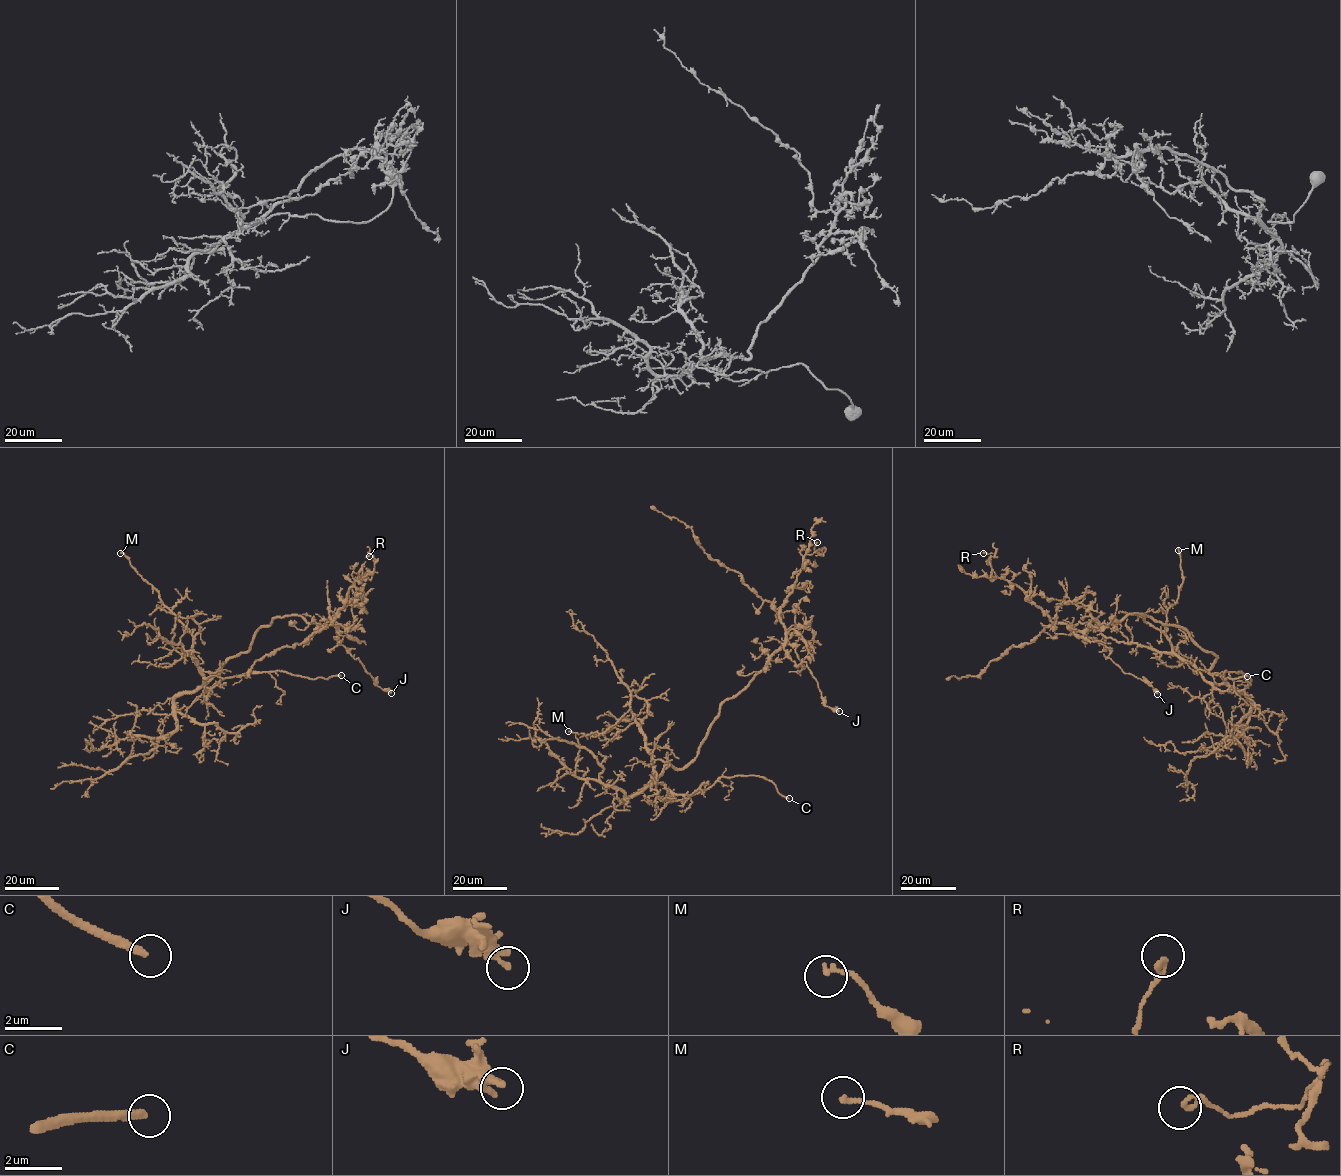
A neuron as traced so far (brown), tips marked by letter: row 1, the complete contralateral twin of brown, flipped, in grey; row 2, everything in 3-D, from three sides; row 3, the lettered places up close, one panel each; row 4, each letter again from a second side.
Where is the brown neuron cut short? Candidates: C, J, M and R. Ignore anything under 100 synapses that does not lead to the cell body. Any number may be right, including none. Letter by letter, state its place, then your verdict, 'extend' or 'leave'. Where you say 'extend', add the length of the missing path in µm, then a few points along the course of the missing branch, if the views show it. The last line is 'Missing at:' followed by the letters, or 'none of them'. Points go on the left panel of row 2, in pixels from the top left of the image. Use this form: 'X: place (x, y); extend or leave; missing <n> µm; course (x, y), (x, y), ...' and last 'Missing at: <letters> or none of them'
C: place (341, 675); extend; missing 20 µm
J: place (391, 693); leave
M: place (120, 553); leave
R: place (369, 556); leave
Missing at: C

